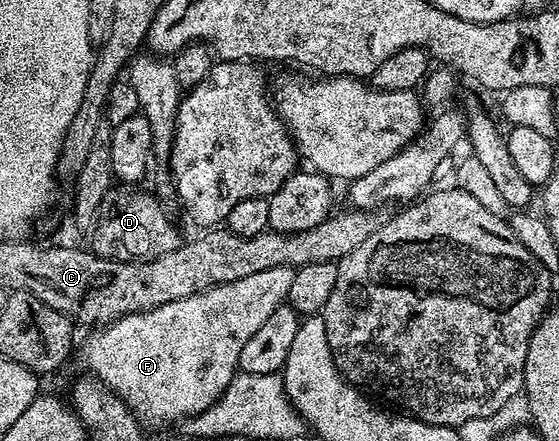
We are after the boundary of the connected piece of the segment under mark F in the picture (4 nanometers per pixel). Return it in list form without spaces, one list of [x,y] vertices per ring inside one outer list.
[[[291,267],[261,270],[238,282],[217,284],[205,292],[166,302],[157,308],[126,312],[97,327],[84,340],[80,356],[91,375],[124,400],[125,406],[141,425],[160,424],[163,420],[179,422],[206,410],[219,398],[238,374],[242,346],[288,299],[293,269]]]

